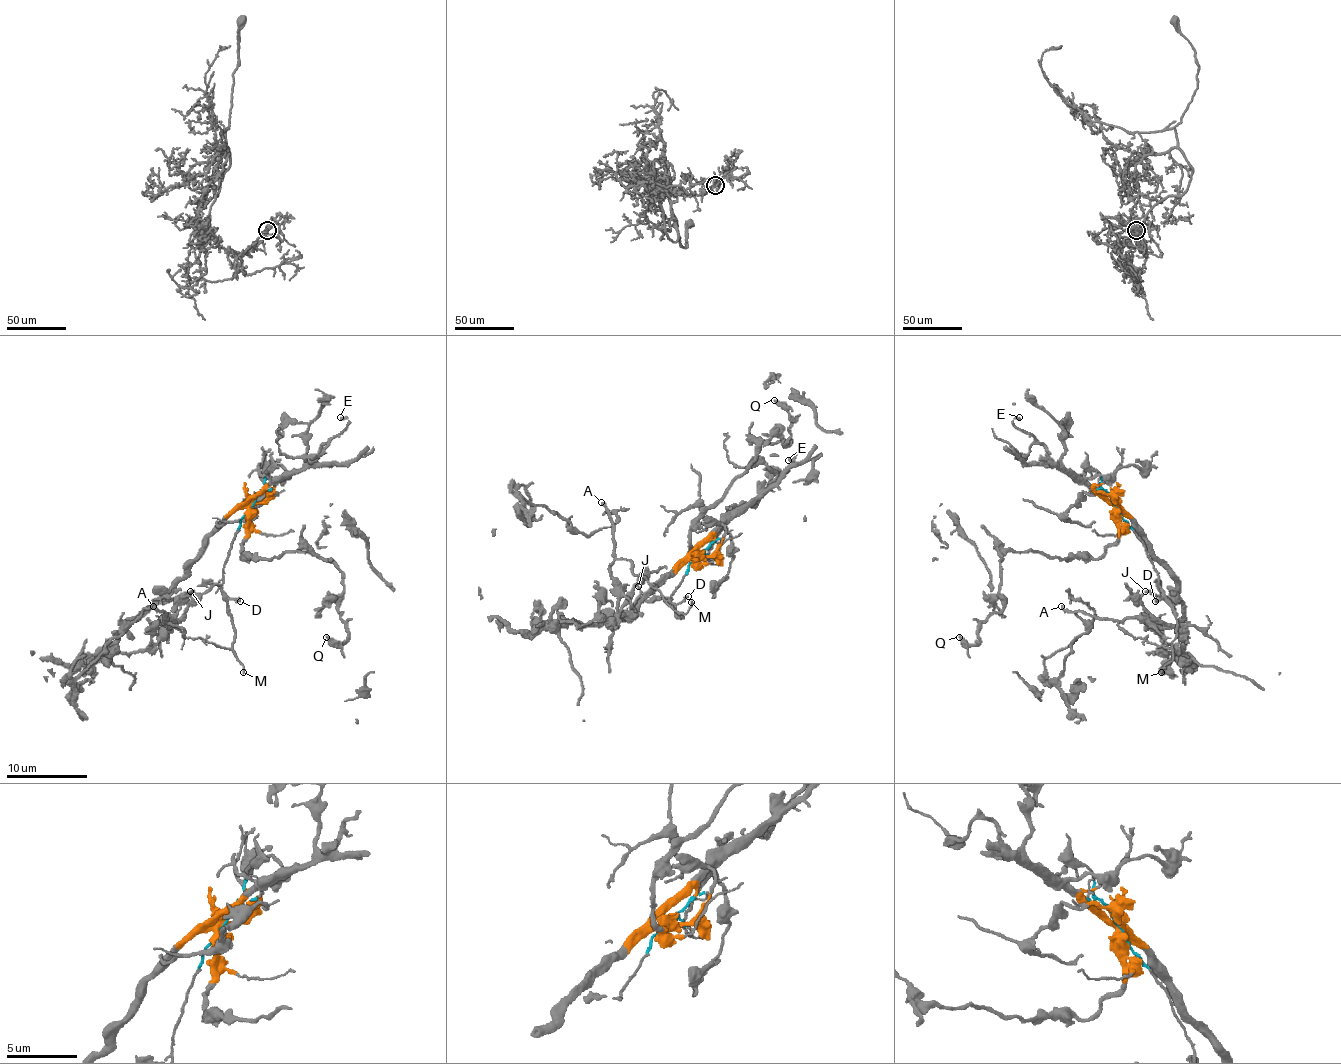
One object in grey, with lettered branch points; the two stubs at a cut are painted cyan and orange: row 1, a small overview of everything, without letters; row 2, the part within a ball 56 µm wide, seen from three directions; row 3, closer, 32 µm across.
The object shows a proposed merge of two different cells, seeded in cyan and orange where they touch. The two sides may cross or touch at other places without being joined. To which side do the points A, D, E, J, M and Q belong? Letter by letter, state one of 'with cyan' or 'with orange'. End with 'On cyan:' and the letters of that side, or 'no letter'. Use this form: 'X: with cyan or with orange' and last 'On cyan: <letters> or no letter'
A: with cyan
D: with cyan
E: with orange
J: with orange
M: with cyan
Q: with orange
On cyan: A, D, M

